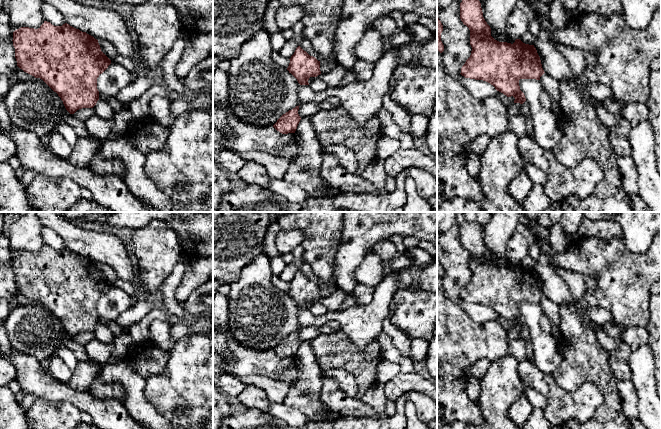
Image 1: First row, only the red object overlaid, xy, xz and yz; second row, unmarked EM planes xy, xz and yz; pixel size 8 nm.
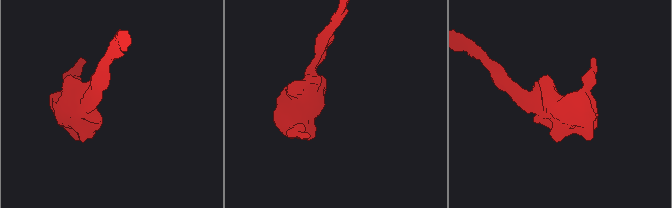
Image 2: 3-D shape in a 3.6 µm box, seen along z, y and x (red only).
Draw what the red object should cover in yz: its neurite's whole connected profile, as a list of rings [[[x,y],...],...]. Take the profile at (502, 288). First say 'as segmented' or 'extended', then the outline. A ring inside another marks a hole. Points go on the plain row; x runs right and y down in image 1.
as segmented; [[[465,221],[460,227],[460,243],[470,254],[471,279],[461,292],[461,299],[465,302],[483,304],[507,321],[513,320],[514,327],[523,328],[526,325],[524,317],[520,314],[520,303],[536,303],[545,297],[540,281],[534,269],[523,267],[516,263],[513,268],[499,266],[491,260],[491,252],[483,241],[481,227],[478,223]]]

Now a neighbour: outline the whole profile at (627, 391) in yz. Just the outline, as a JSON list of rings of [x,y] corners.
[[[631,380],[618,381],[618,391],[622,400],[622,407],[628,420],[638,418],[638,396]]]

